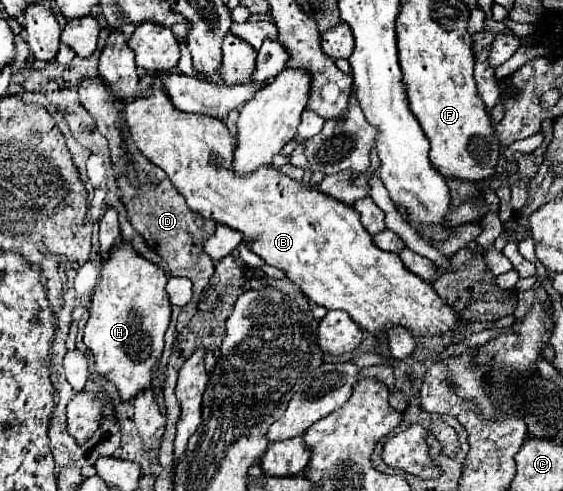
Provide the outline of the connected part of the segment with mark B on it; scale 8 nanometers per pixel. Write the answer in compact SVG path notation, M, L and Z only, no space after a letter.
M151 90L149 96L139 96L133 102L127 102L123 114L135 146L169 176L177 192L185 198L187 206L207 220L215 220L217 224L239 230L249 250L261 256L269 266L283 270L285 276L297 284L311 302L325 306L327 310L345 310L361 328L373 334L383 332L393 324L405 326L417 340L413 354L415 360L435 358L437 352L451 344L451 334L459 328L459 318L455 312L451 312L451 308L439 300L429 282L411 274L401 264L397 254L385 252L373 244L371 234L363 228L359 212L353 206L345 206L317 188L289 178L273 164L265 164L247 176L239 176L233 170L233 152L237 140L229 134L225 122L213 116L179 112L173 108L167 96L163 96L163 90Z

